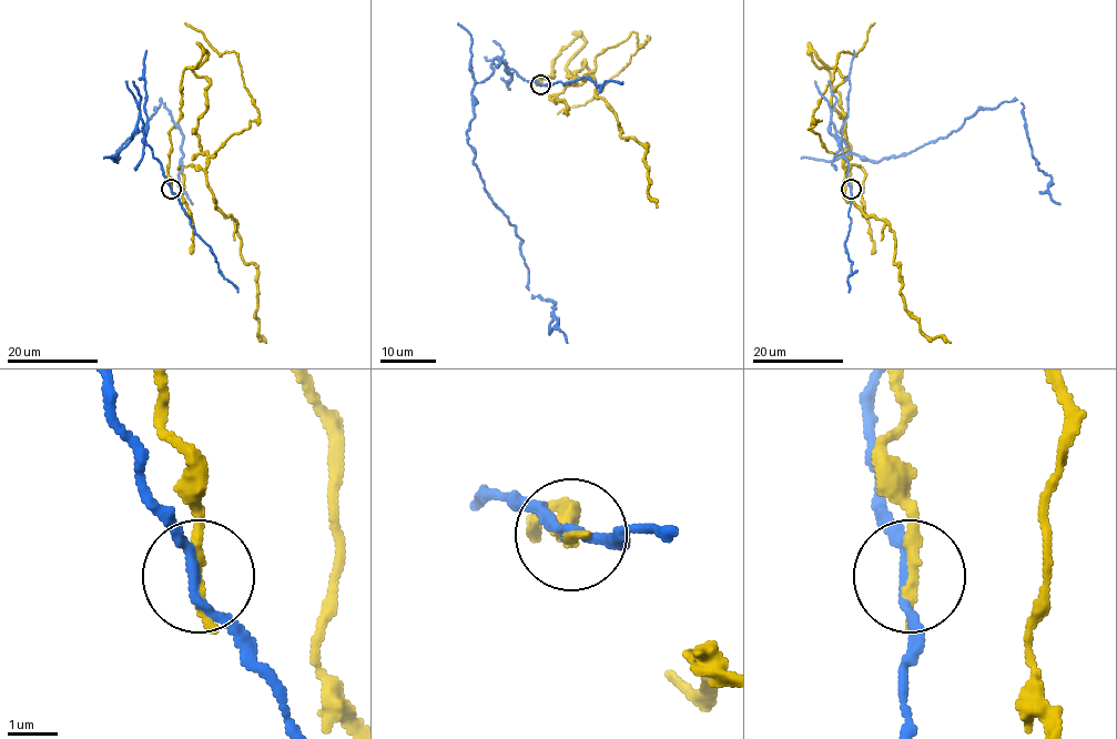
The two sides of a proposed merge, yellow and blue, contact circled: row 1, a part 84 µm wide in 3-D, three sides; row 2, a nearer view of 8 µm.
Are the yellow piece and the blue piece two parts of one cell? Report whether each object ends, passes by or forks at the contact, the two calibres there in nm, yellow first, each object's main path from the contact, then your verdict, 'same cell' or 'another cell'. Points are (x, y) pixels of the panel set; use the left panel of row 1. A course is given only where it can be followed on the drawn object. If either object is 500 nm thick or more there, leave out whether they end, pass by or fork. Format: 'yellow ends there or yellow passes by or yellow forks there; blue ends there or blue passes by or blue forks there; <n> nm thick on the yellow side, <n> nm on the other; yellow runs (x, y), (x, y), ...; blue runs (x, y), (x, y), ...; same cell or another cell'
yellow ends there; blue passes by; 280 nm thick on the yellow side, 180 nm on the other; yellow runs (171, 189), (182, 74), (204, 52), (192, 69), (210, 84), (196, 124), (205, 180), (256, 269), (266, 342); blue runs (171, 189), (140, 118), (117, 161), (111, 157), (144, 129), (160, 100), (183, 135), (179, 184), (193, 203); another cell

